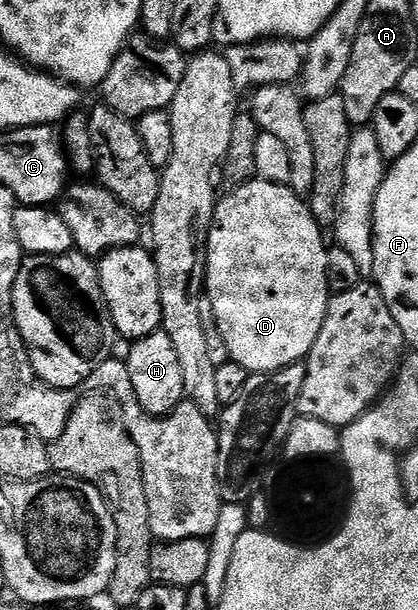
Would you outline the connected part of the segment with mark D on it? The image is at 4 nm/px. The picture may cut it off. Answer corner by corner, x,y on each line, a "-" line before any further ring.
250,180
240,183
225,199
216,203
213,211
213,224
209,227
209,237
205,240
205,289
207,306
211,309
211,317
217,322
219,332
223,336
223,344
227,344
227,352
232,361
238,362
250,374
275,374
288,366
304,363
308,358
315,340
319,336
319,328
327,314
327,304
331,297
327,284
327,241
323,235
323,227
317,223
315,216
309,211
309,203
302,195
295,193
290,186
280,182
262,182

